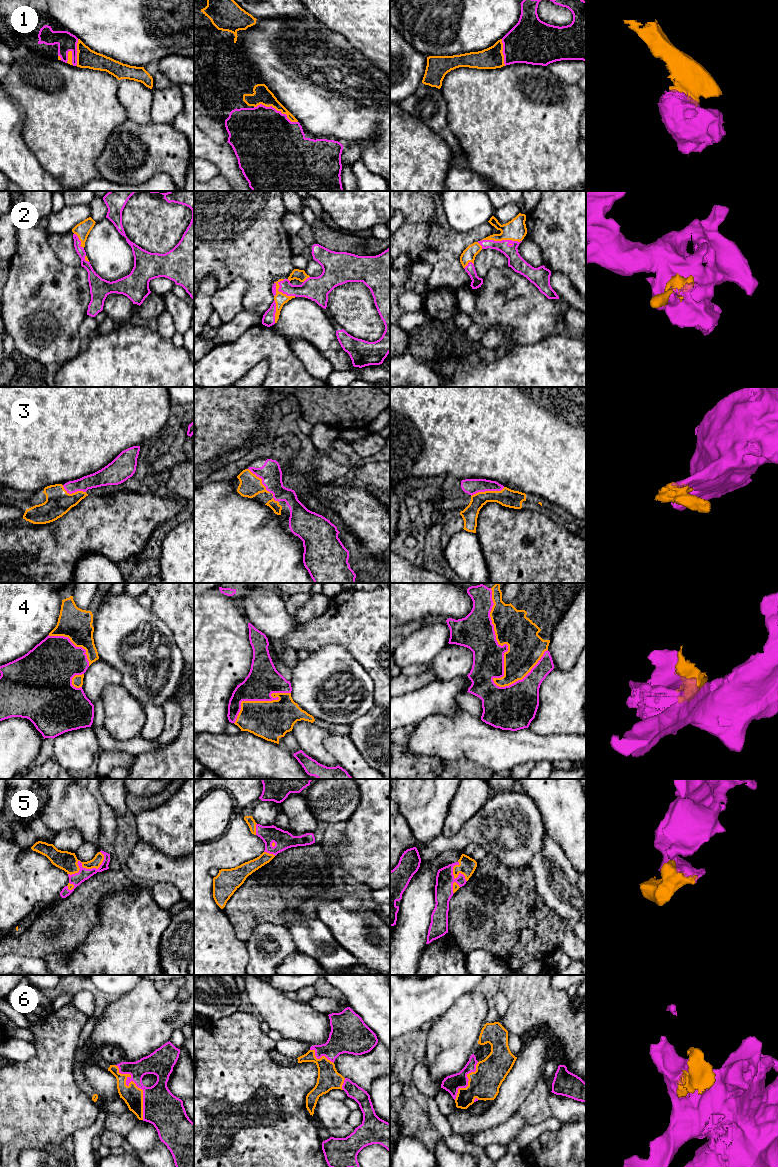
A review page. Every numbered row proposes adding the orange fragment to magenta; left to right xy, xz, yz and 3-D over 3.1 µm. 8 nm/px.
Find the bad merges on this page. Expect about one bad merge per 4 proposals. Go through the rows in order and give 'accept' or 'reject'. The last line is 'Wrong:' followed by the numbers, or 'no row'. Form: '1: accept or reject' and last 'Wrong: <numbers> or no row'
1: accept
2: accept
3: accept
4: accept
5: accept
6: accept
Wrong: no row

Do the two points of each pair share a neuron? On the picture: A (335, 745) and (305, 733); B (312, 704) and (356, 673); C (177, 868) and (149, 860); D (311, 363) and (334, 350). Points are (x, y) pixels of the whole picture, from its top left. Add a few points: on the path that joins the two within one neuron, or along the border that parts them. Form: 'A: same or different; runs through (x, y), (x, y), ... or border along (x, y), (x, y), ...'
A: different; border along (329, 734), (324, 740), (324, 748), (336, 760)
B: same; runs through (326, 702), (332, 702), (346, 684), (352, 684)
C: same; runs through (170, 868), (165, 868), (159, 862), (156, 862)
D: different; border along (305, 341), (312, 344), (330, 362), (334, 369)

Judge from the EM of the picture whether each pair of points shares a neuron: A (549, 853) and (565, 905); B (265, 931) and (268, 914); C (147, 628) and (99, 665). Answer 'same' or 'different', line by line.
A: same
B: different
C: different

